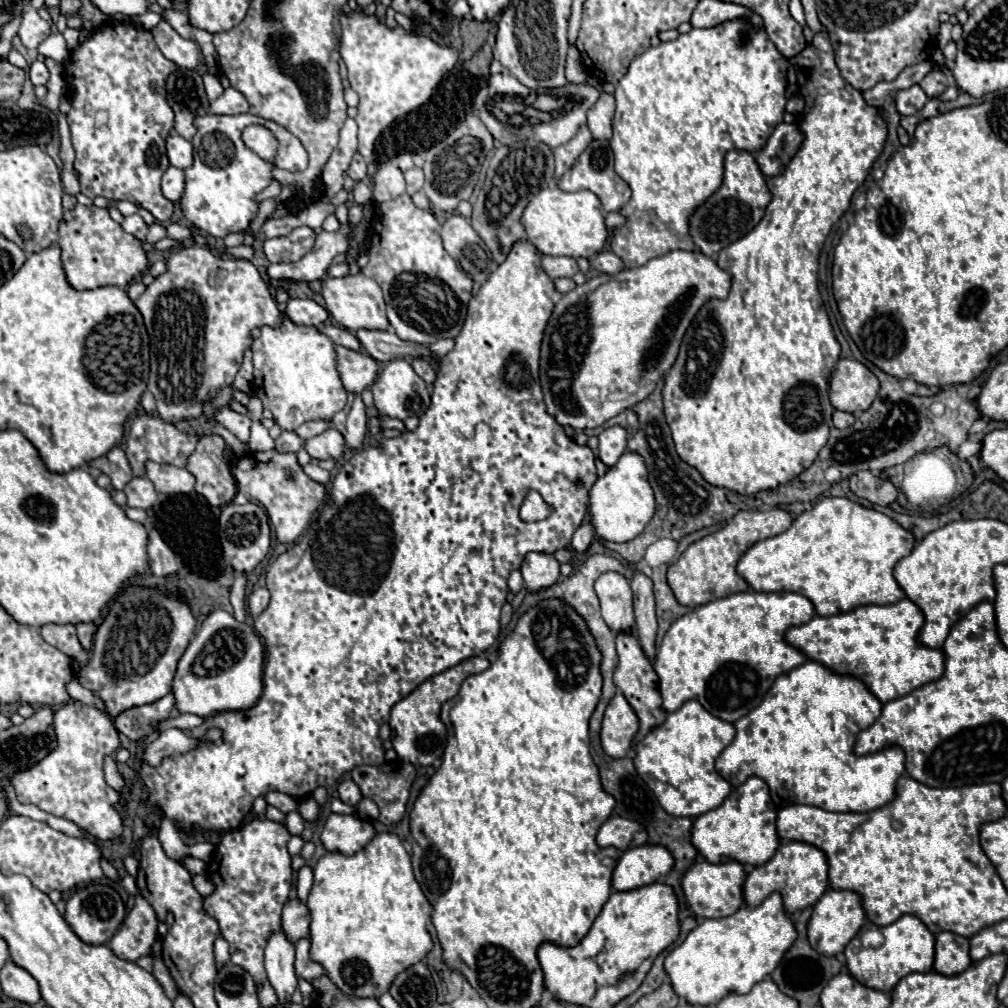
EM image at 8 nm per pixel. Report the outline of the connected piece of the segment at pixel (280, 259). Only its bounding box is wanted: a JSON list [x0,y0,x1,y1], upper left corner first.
[264,227,316,263]

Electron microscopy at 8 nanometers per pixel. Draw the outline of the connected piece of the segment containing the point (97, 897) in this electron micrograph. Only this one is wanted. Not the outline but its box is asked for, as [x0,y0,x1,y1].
[66,883,126,945]

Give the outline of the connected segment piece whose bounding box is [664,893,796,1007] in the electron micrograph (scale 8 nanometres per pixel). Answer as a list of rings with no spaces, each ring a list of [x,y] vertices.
[[[772,893],[762,905],[758,907],[740,907],[738,913],[722,919],[704,919],[696,929],[690,931],[686,941],[678,945],[664,961],[664,969],[670,975],[672,987],[678,997],[684,997],[690,1005],[714,1005],[728,993],[748,993],[756,983],[766,979],[772,969],[784,957],[784,949],[796,941],[796,927],[794,921],[788,917],[780,893]]]

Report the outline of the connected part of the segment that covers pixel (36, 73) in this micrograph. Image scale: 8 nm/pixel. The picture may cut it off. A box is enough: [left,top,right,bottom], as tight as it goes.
[28,59,50,85]

